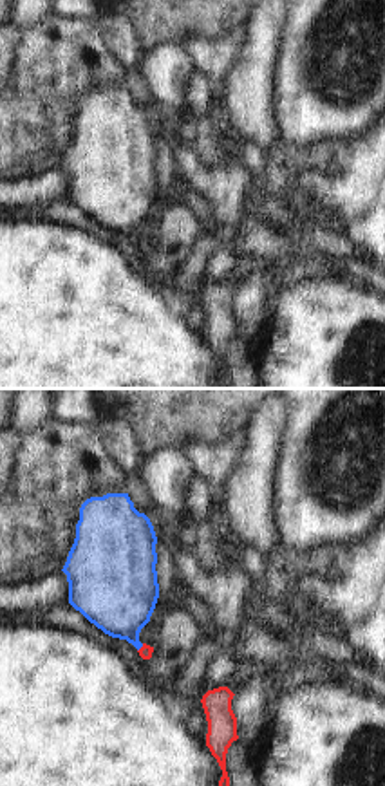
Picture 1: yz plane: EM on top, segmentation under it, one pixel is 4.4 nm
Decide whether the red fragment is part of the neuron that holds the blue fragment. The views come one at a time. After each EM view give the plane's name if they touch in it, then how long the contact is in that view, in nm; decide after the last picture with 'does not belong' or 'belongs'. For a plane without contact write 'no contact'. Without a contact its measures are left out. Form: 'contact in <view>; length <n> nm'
contact in yz; length 50 nm

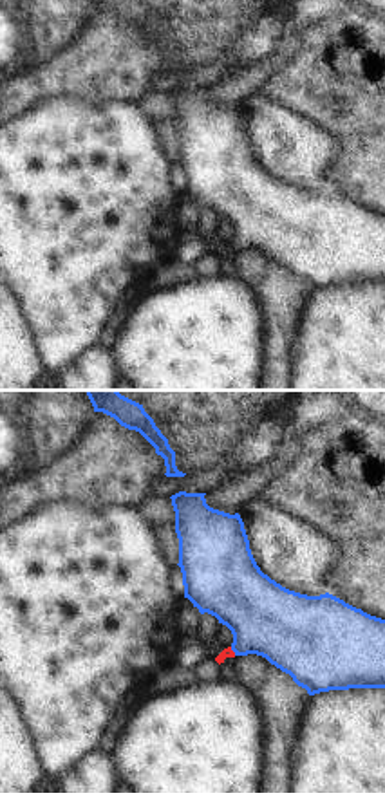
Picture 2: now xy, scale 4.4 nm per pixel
contact in xy; length 50 nm

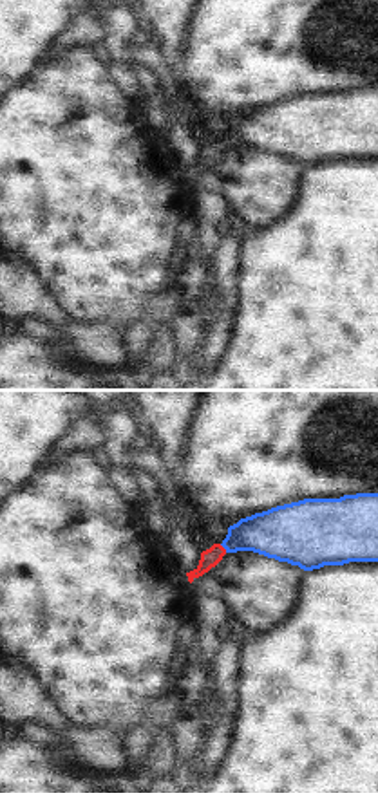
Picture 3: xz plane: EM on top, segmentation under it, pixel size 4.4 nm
contact in xz; length 50 nm

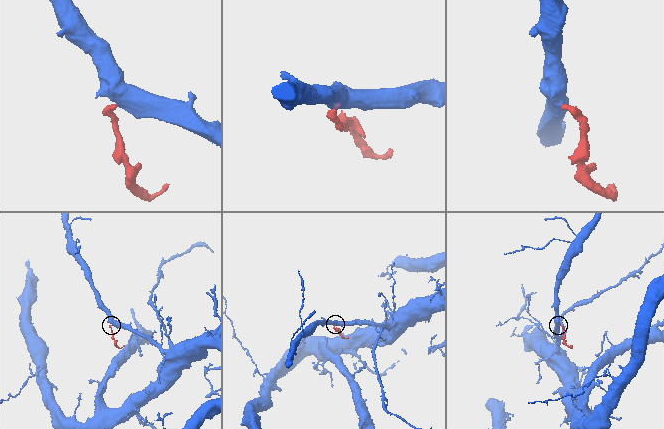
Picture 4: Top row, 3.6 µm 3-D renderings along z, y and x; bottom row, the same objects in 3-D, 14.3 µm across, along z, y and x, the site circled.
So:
belongs

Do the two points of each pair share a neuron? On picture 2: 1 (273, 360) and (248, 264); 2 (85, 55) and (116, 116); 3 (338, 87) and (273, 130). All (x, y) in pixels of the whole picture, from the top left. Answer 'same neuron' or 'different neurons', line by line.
1: same neuron
2: different neurons
3: different neurons

